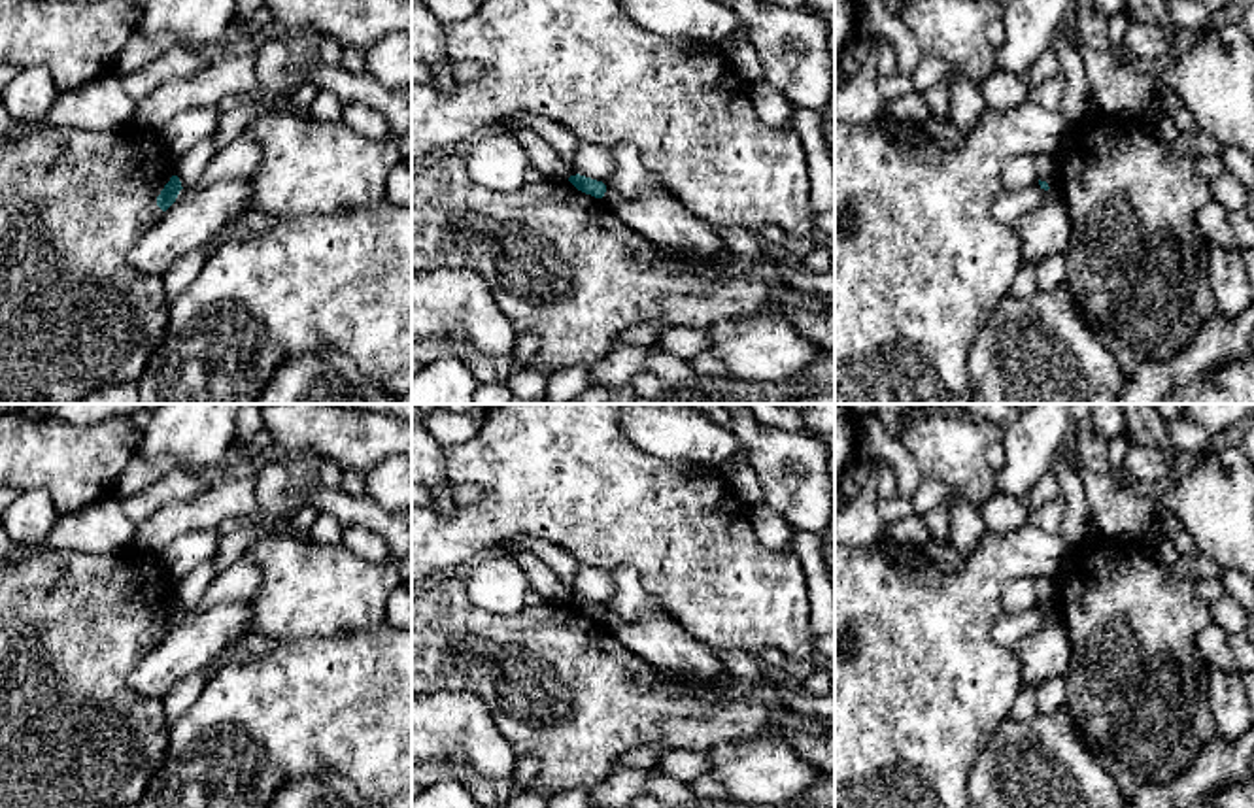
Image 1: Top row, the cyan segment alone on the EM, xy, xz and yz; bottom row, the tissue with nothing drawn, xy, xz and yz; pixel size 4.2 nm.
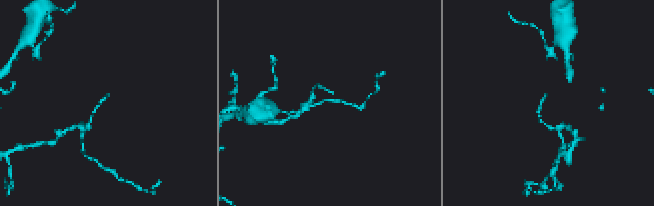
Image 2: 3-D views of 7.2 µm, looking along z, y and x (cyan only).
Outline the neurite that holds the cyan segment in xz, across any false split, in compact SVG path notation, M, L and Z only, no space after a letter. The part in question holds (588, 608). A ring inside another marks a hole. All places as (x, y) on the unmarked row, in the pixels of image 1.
M570 598L568 604L582 615L591 617L595 621L602 621L606 615L606 608L602 604L585 600L585 598Z

